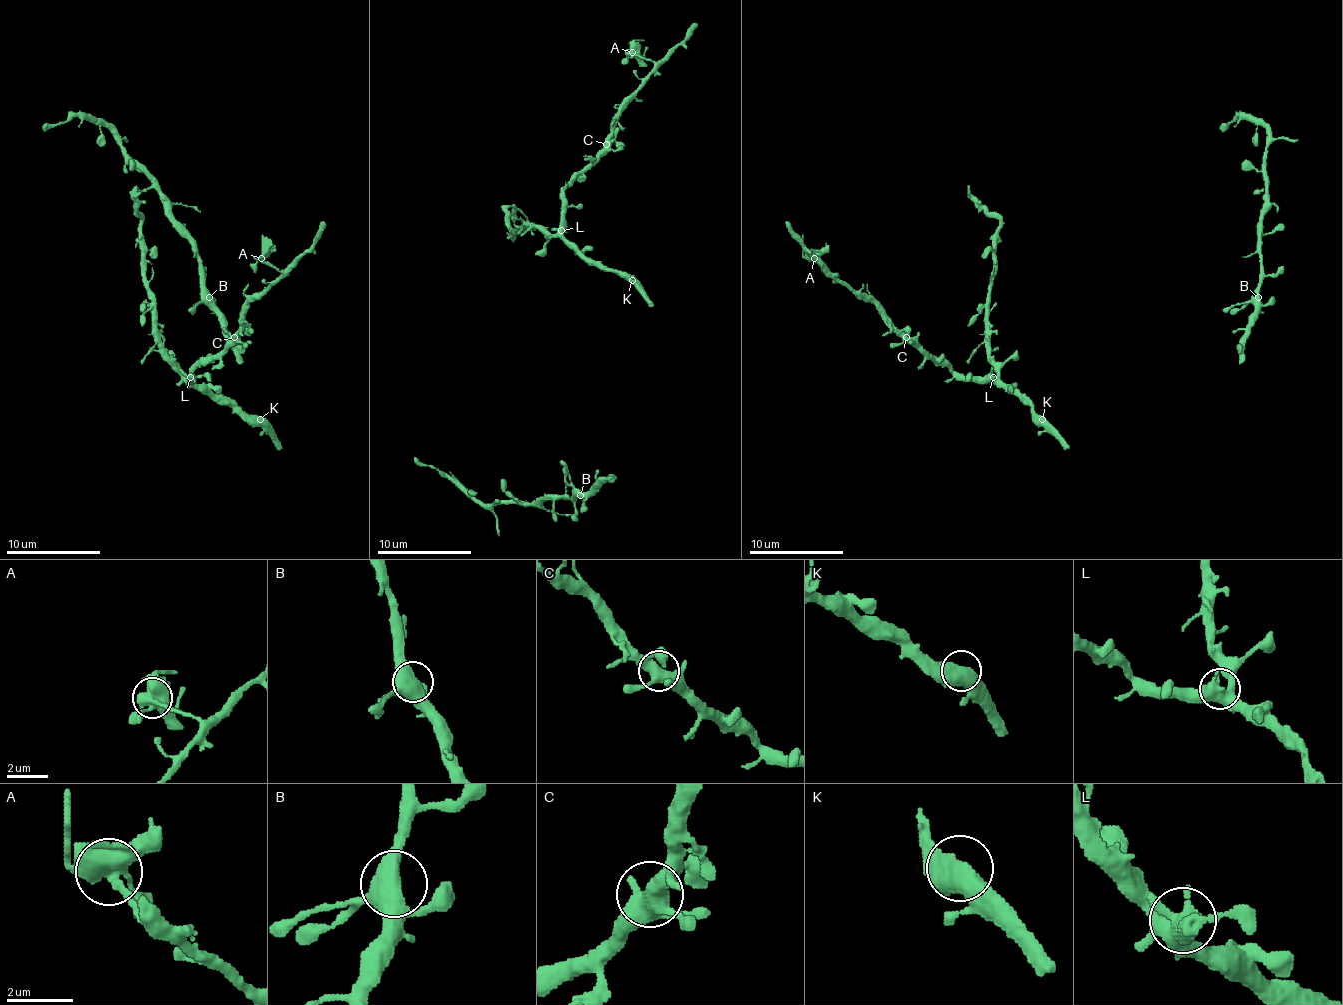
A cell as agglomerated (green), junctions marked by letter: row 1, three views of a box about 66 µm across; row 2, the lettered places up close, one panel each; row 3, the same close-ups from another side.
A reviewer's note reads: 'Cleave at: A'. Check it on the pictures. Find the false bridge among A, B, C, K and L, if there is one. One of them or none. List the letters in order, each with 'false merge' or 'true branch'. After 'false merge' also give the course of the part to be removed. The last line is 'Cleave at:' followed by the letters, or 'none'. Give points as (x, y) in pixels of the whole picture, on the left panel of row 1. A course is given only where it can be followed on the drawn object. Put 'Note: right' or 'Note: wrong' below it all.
A: false merge; foreign part runs (260, 257), (262, 234)
B: true branch
C: true branch
K: true branch
L: true branch
Cleave at: A
Note: right

